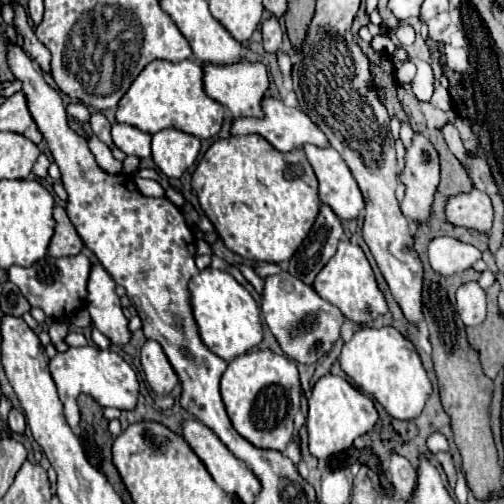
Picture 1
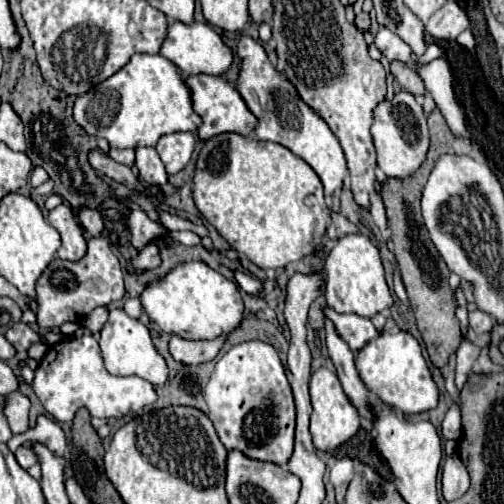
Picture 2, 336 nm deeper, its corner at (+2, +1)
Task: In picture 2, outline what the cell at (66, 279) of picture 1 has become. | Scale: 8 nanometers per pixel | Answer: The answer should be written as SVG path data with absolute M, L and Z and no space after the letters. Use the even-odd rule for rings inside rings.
M89 239L89 249L79 261L53 259L47 269L41 273L35 285L37 301L37 325L41 329L61 327L67 321L83 321L99 305L109 305L119 301L125 293L121 263L111 251L109 239Z

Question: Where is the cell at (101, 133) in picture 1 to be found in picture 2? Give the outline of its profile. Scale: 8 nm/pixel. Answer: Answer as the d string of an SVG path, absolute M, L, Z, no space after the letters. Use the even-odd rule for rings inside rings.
M111 147L109 149L109 157L113 159L113 161L117 161L117 163L123 163L123 165L133 165L133 161L135 161L135 153L133 153L133 149L117 149L117 147Z

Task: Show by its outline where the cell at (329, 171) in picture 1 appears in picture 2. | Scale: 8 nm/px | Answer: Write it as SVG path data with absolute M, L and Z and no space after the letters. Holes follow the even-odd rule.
M243 35L239 41L237 53L243 61L237 91L245 99L247 107L259 117L259 125L253 131L253 135L261 141L279 143L279 145L291 149L295 155L299 155L305 163L309 163L313 167L313 171L319 175L327 197L331 197L335 191L343 189L343 183L347 177L347 163L345 163L343 149L341 149L337 137L331 133L329 125L311 107L307 107L299 99L295 87L269 63L267 53L261 47L261 43Z

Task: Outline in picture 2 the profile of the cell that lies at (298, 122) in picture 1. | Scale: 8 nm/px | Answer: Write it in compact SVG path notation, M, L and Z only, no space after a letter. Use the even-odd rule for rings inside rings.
M193 75L185 77L189 89L191 89L191 99L193 99L193 109L201 115L203 125L199 127L199 139L207 141L219 133L239 133L239 135L251 135L255 131L255 115L247 111L247 103L243 103L243 97L235 87L225 79L225 77L213 77L213 75Z

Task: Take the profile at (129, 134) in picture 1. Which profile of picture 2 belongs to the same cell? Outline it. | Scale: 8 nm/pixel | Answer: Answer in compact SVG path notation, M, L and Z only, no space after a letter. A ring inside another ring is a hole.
M139 147L135 149L135 167L139 169L139 177L151 185L165 185L167 173L155 151L155 147Z

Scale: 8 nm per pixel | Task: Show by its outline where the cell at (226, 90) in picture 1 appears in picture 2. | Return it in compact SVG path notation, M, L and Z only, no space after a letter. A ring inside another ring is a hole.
M193 21L191 25L185 23L171 23L167 31L167 39L161 47L161 55L173 61L183 75L223 75L233 65L233 51L223 43L219 33L215 33L207 23Z

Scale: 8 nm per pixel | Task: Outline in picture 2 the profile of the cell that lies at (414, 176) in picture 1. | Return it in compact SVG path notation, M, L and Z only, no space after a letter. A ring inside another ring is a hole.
M405 91L395 95L391 101L379 103L379 107L375 109L375 123L371 127L371 133L377 149L377 165L387 177L393 179L407 179L409 175L413 175L423 165L431 147L423 107L413 95Z

